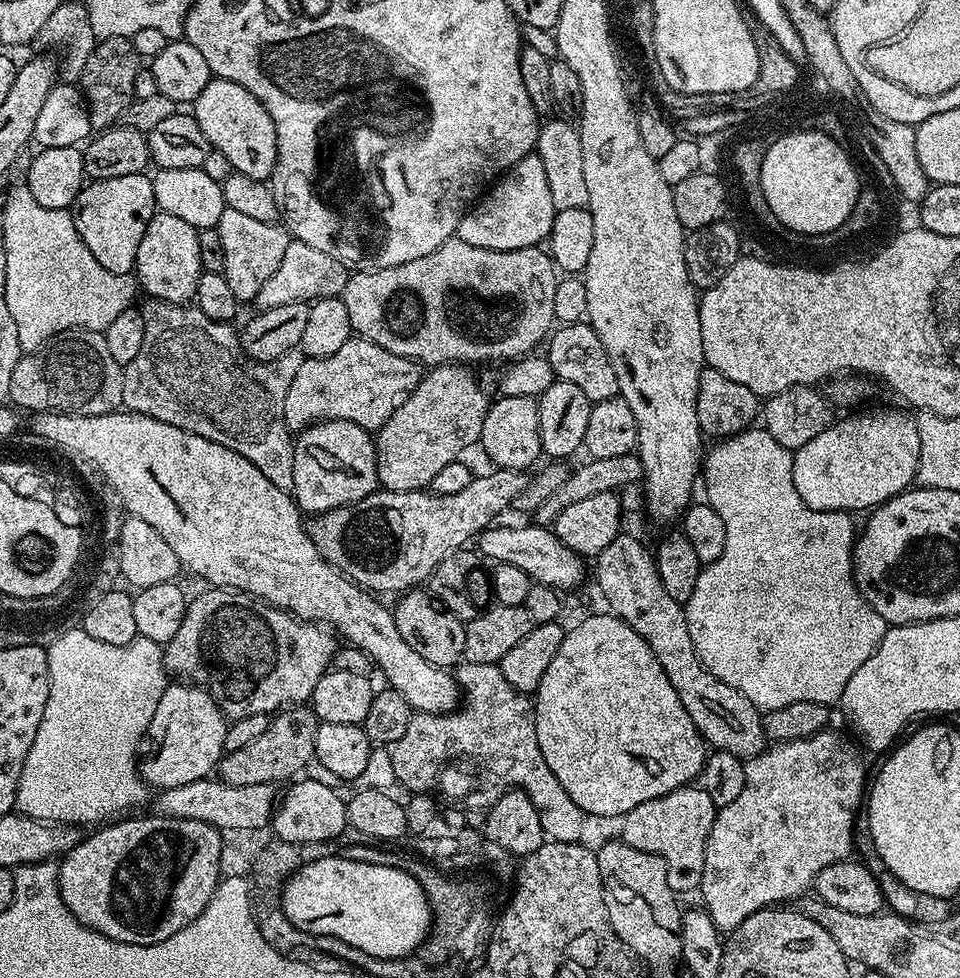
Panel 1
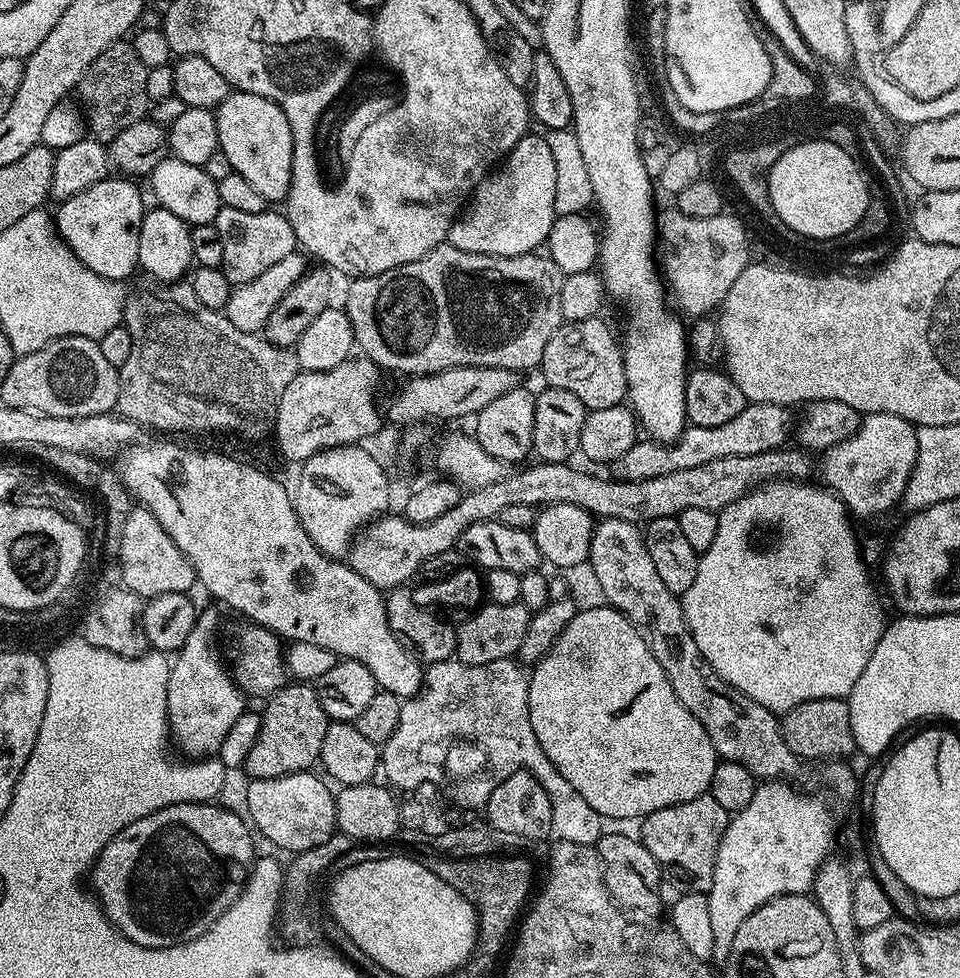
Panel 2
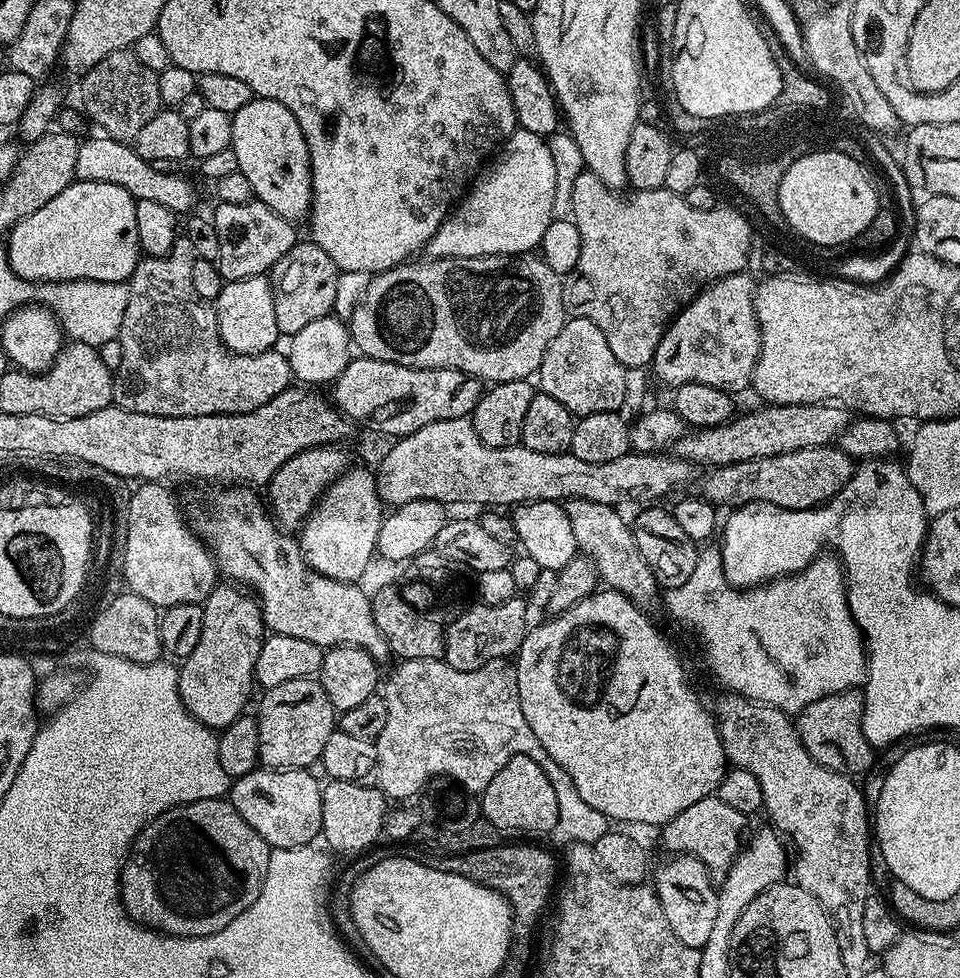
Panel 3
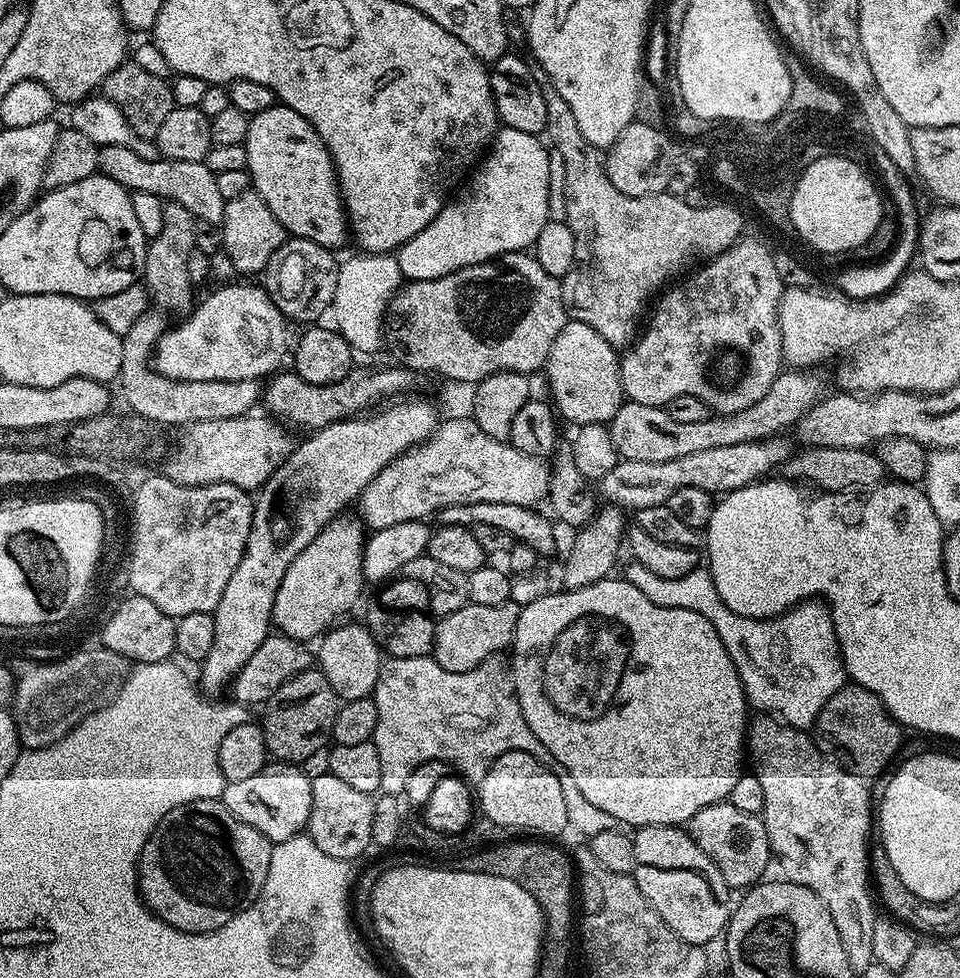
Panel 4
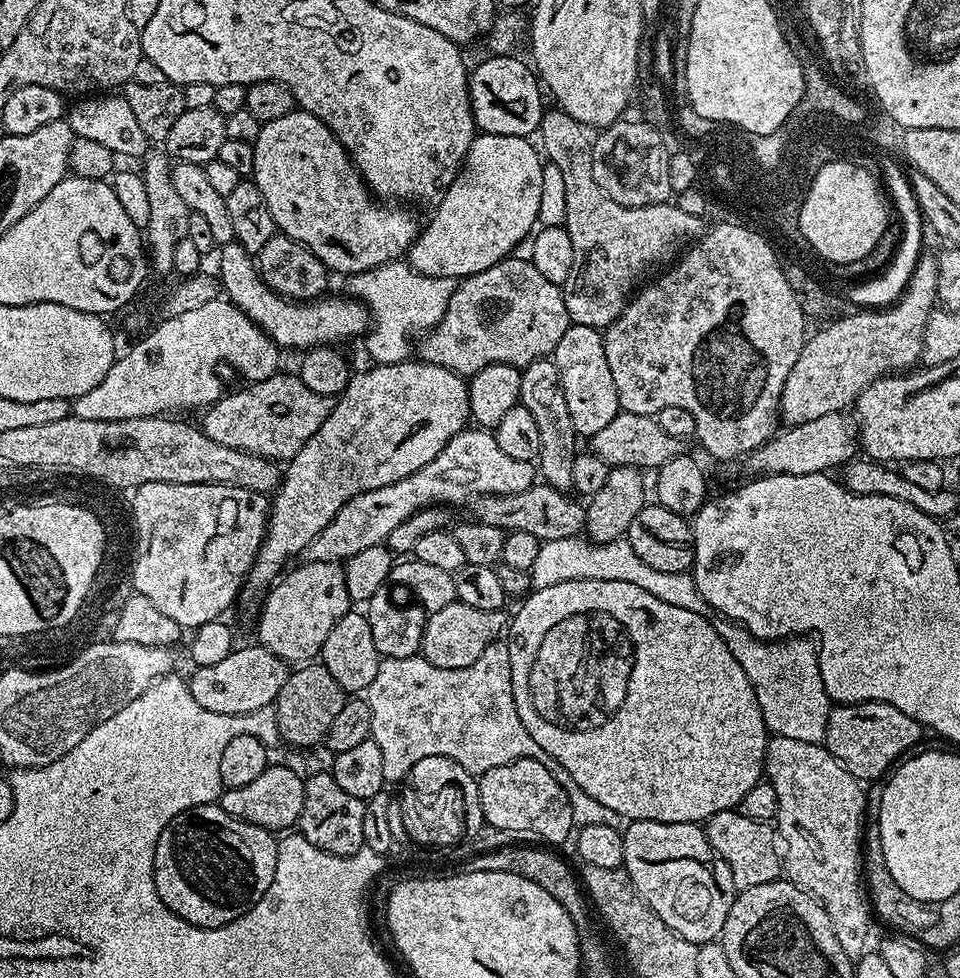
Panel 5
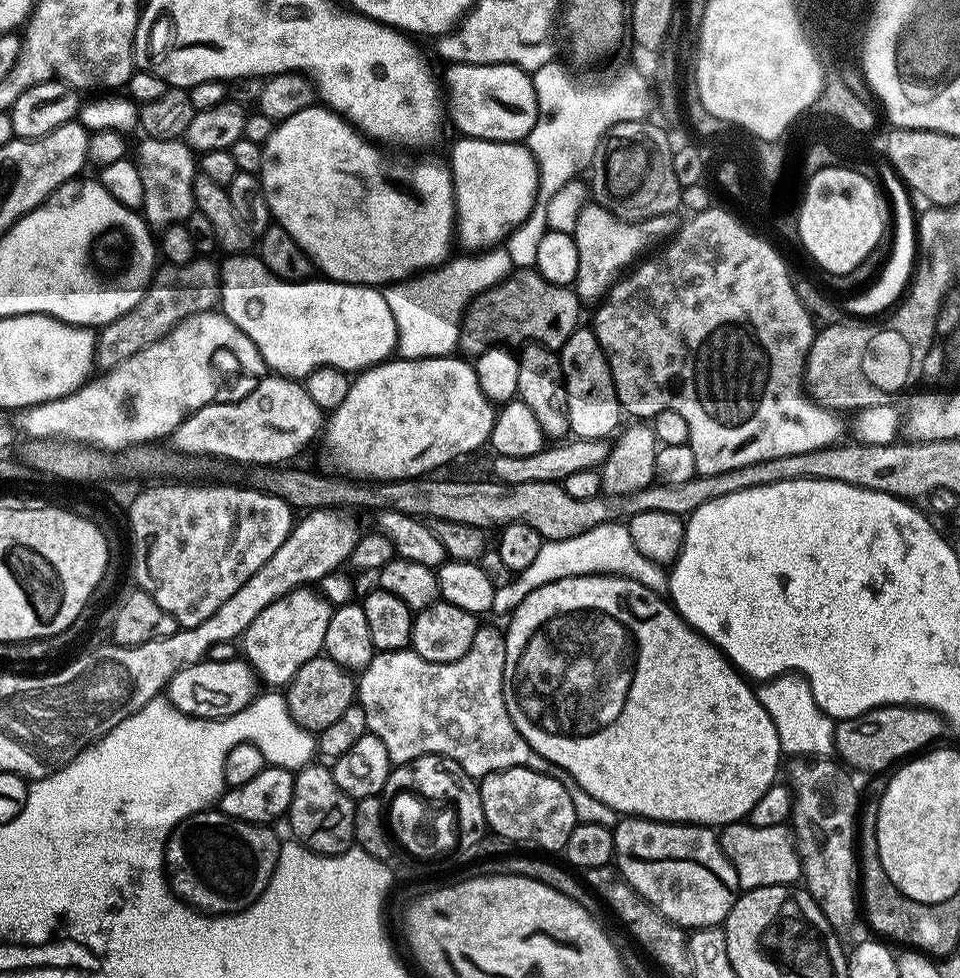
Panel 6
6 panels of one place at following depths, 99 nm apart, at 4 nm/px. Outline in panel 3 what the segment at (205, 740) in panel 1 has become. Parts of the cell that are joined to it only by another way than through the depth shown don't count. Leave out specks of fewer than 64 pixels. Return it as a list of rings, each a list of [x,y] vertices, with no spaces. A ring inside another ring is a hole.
[[[231,582],[217,583],[202,607],[201,638],[193,652],[183,657],[178,668],[180,697],[186,710],[198,722],[210,729],[222,730],[245,715],[247,708],[244,707],[254,689],[254,673],[266,629],[259,600]]]

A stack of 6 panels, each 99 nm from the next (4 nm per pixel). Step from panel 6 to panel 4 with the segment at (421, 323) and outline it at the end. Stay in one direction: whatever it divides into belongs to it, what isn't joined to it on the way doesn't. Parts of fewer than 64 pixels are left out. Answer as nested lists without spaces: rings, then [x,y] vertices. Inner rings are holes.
[[[386,252],[356,254],[341,263],[338,270],[338,286],[334,286],[334,298],[330,309],[331,323],[342,338],[346,338],[353,353],[376,352],[382,348],[382,321],[388,301],[402,286],[395,255]]]

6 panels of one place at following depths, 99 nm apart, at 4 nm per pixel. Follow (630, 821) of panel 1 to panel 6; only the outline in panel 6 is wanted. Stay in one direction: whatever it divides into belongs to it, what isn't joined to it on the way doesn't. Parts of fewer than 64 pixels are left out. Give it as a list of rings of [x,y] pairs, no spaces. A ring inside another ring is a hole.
[[[747,822],[723,825],[719,829],[720,848],[726,854],[730,866],[738,874],[741,889],[762,886],[795,885],[801,879],[800,855],[796,852],[796,841],[783,824],[778,826],[754,826]]]

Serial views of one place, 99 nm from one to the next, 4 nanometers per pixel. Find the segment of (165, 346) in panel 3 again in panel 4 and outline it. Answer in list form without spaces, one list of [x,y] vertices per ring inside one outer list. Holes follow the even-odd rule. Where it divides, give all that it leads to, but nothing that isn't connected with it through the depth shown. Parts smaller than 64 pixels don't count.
[[[165,203],[162,210],[162,230],[147,241],[144,250],[144,270],[142,283],[148,289],[149,308],[140,315],[138,322],[130,326],[123,336],[124,345],[121,372],[118,377],[120,392],[128,403],[127,411],[153,426],[159,424],[180,424],[187,426],[194,422],[221,420],[246,416],[253,411],[255,404],[262,400],[262,384],[260,380],[239,380],[226,382],[186,382],[171,380],[156,371],[152,363],[154,349],[161,336],[168,331],[171,316],[183,318],[191,313],[194,307],[192,292],[194,286],[190,278],[186,278],[186,258],[196,248],[197,217],[186,210],[186,206]]]

